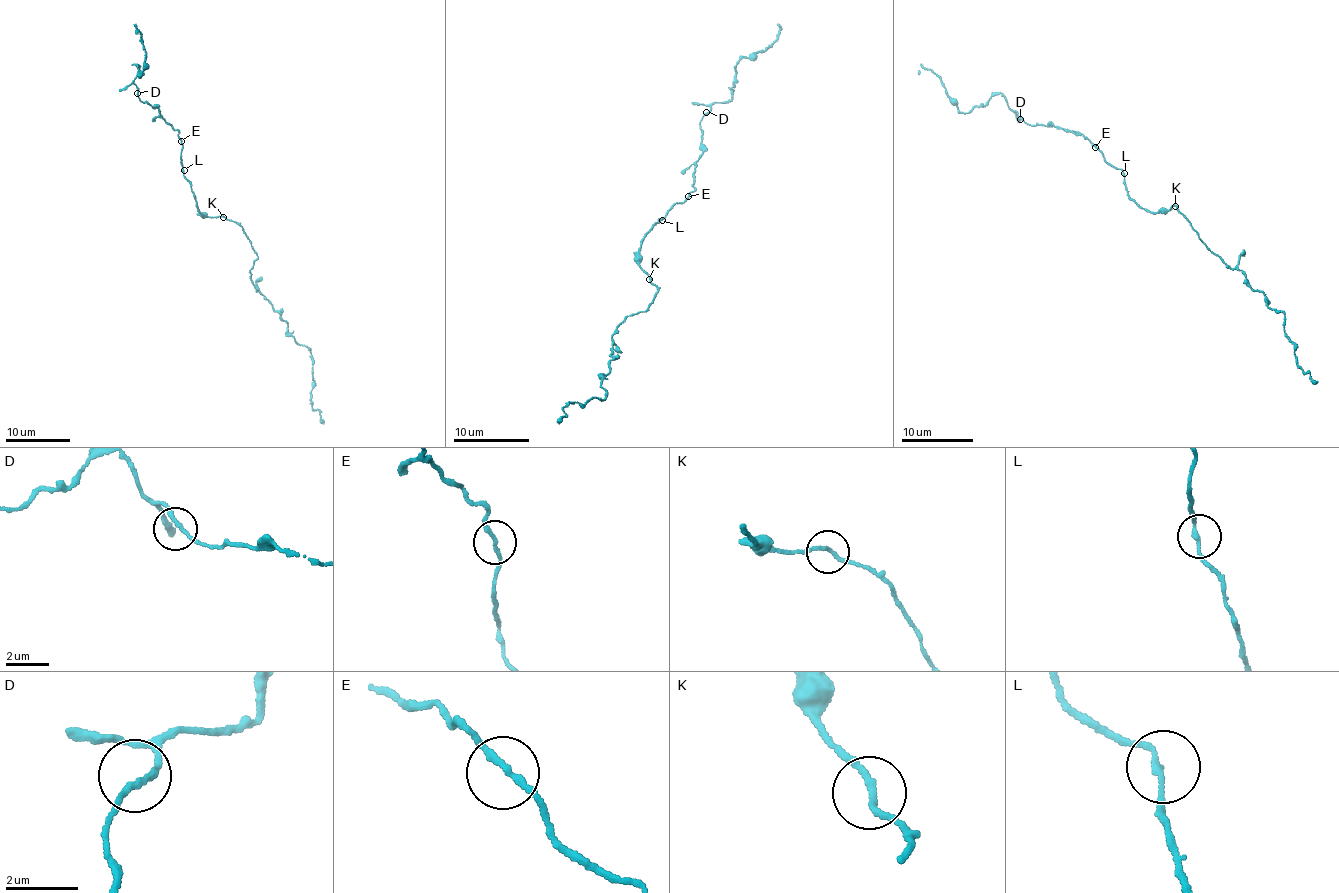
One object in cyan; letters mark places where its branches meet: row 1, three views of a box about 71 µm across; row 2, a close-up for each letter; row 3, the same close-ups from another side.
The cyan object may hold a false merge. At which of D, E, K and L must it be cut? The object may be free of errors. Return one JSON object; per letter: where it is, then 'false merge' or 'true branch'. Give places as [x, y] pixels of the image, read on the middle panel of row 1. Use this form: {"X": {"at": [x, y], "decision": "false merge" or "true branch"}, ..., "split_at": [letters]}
{"D": {"at": [706, 112], "decision": "true branch"}, "E": {"at": [688, 196], "decision": "true branch"}, "K": {"at": [649, 279], "decision": "true branch"}, "L": {"at": [662, 220], "decision": "true branch"}, "split_at": []}

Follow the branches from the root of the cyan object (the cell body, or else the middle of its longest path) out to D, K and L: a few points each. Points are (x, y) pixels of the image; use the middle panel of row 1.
D: (641, 238), (694, 188), (694, 162), (702, 153), (700, 120), (706, 112)
K: (641, 238), (637, 264), (650, 279)
L: (641, 238), (659, 223), (658, 219), (662, 220)

